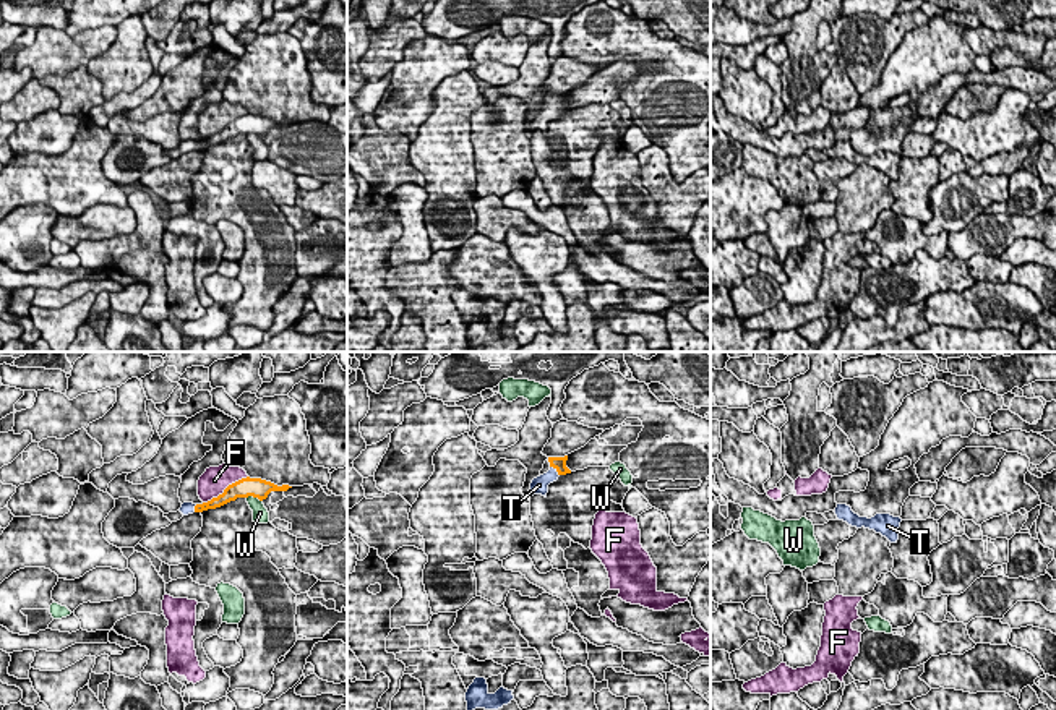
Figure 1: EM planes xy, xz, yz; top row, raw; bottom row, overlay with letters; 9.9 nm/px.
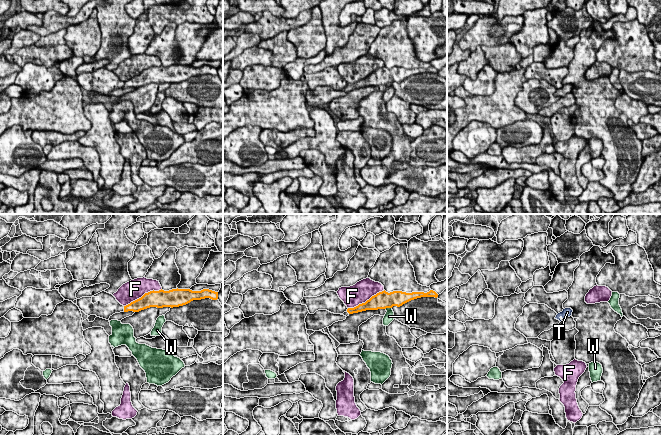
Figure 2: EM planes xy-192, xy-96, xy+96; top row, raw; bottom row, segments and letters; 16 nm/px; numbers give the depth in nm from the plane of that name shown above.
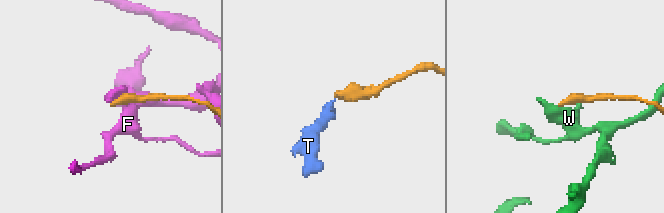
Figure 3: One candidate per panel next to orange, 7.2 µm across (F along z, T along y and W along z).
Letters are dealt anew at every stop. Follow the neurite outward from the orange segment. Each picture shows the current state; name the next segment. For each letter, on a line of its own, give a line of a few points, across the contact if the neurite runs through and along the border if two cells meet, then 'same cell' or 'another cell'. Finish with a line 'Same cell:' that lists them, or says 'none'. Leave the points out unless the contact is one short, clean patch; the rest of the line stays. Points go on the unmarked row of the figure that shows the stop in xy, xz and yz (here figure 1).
F: another cell
T: line xz (557, 99), (557, 107), (539, 122); same cell
W: line xy (247, 133), (257, 133), (261, 138); another cell
Same cell: T

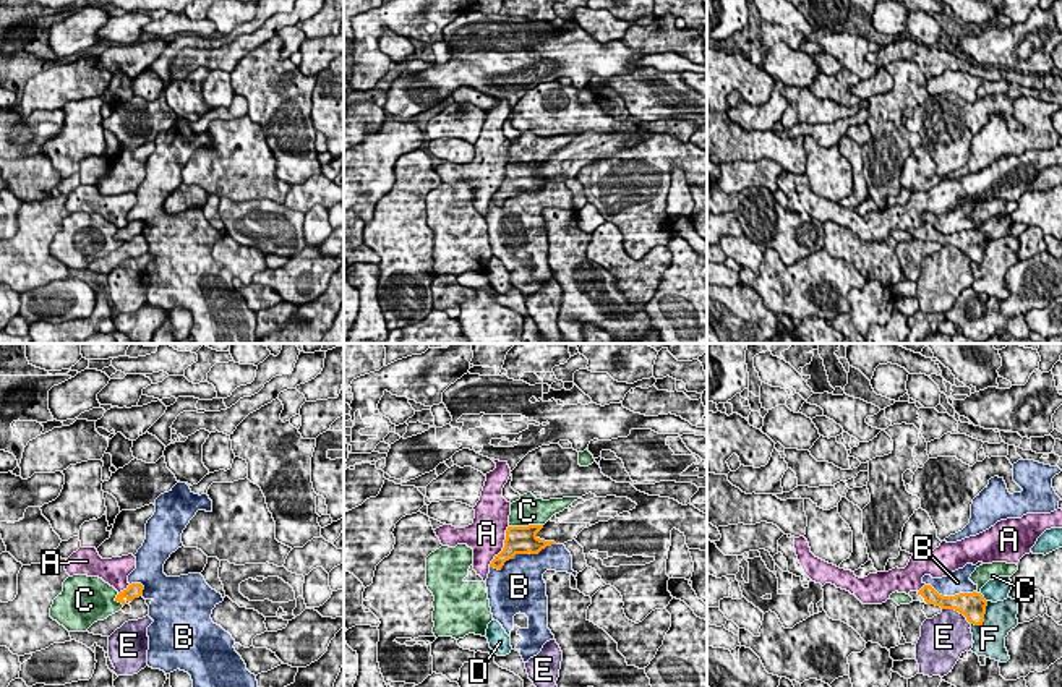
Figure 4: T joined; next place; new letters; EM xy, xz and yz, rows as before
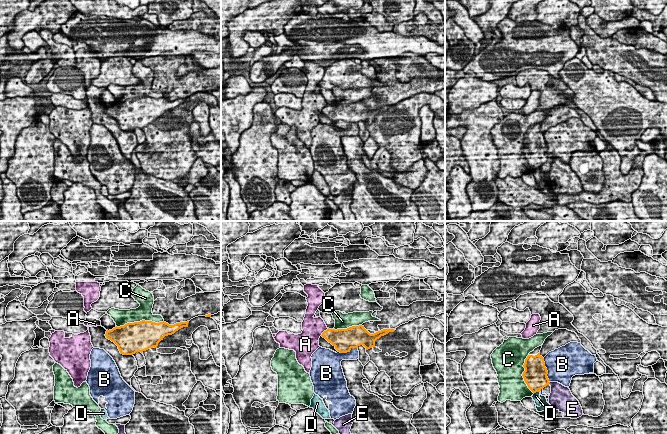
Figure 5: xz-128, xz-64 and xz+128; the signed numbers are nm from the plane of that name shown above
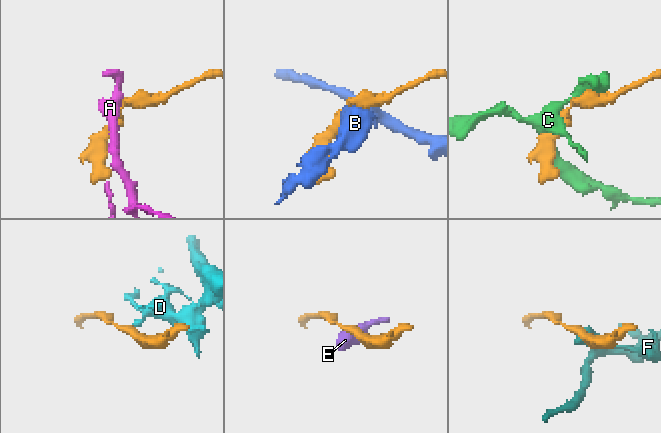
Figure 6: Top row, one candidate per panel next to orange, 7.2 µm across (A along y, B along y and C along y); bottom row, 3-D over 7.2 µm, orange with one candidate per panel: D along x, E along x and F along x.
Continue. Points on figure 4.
A: another cell
B: another cell
C: another cell
D: another cell
E: another cell
F: another cell
Same cell: none

